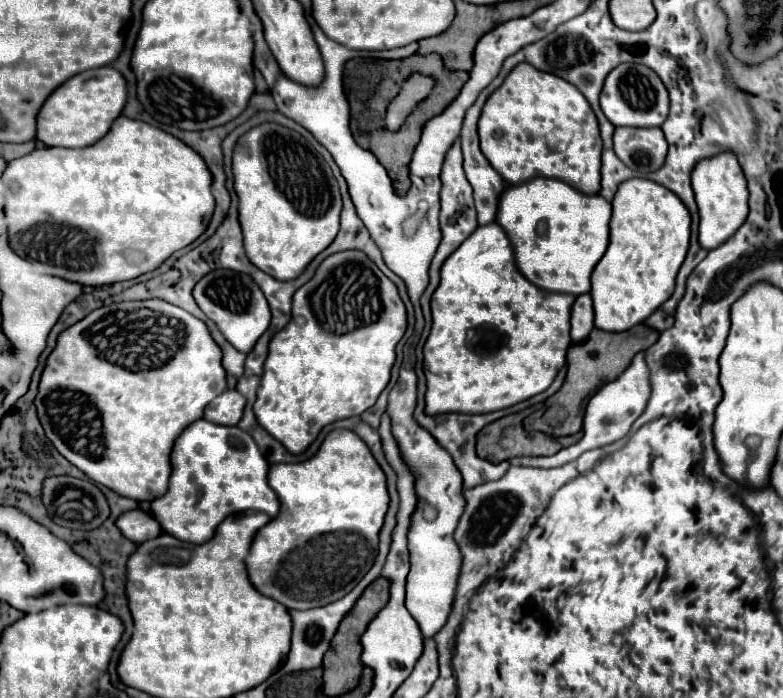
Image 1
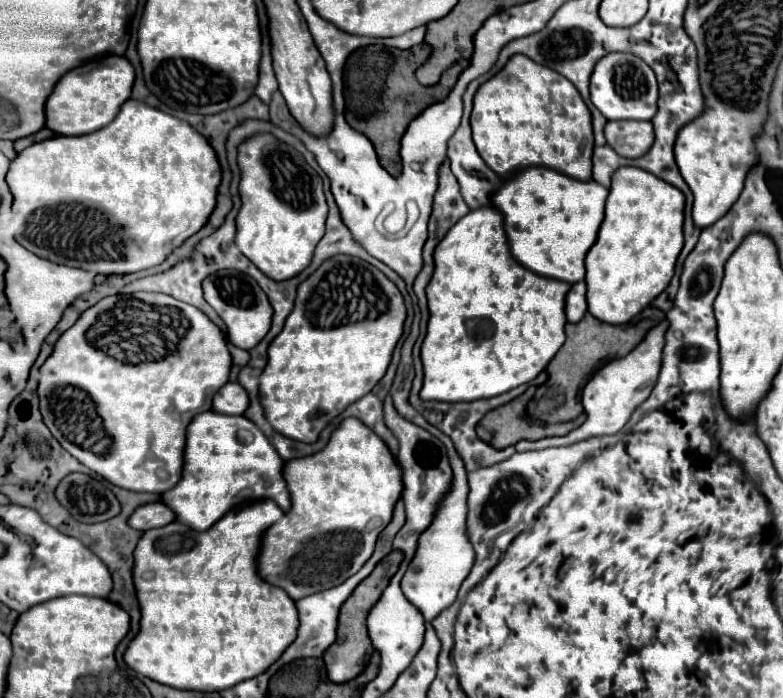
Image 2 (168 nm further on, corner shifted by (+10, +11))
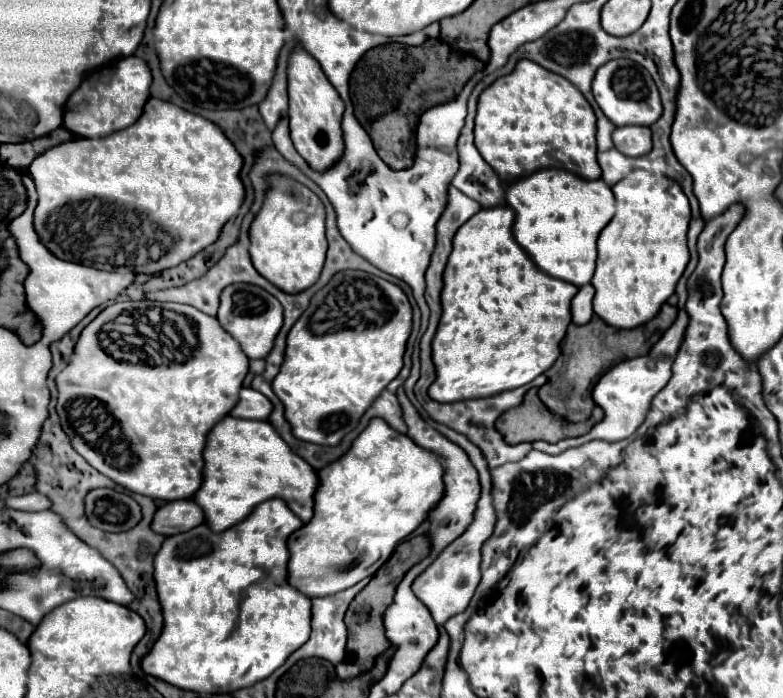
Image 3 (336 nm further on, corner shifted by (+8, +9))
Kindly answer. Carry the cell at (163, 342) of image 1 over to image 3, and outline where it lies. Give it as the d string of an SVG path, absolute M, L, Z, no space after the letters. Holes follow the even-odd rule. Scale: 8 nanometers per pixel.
M117 301L109 307L105 307L81 331L81 335L75 343L73 355L69 357L67 365L61 369L61 373L55 379L55 383L57 383L55 411L59 415L63 431L67 431L67 437L71 439L71 447L75 447L75 451L79 455L83 455L83 459L87 459L91 463L91 467L95 467L105 477L113 479L115 483L119 483L121 487L125 487L133 493L147 495L151 499L161 499L161 501L191 499L195 495L195 491L199 489L199 485L201 485L201 469L203 469L201 451L205 447L205 435L237 403L241 383L247 375L247 363L249 363L247 355L241 351L239 343L219 325L219 321L215 317L209 317L209 315L201 313L199 309L195 309L191 305L161 303L161 301Z

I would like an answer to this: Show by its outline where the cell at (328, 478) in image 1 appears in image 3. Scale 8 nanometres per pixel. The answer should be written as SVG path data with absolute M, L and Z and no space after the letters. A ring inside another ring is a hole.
M371 419L343 457L317 471L319 485L315 489L315 513L309 523L287 539L287 583L313 599L335 595L373 575L389 559L395 543L427 519L427 513L439 503L443 497L441 473L441 463L431 451L417 447L407 435L393 431L383 419Z

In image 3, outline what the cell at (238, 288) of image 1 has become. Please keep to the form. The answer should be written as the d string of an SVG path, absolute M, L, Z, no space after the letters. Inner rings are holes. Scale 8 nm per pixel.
M249 283L227 285L221 291L217 319L223 325L223 329L239 341L243 353L249 355L249 359L263 359L271 351L273 341L283 325L283 307L271 293L267 293L257 285L249 285Z

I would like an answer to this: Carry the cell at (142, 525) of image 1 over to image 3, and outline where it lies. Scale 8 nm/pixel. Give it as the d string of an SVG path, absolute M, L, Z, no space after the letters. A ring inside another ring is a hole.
M191 499L187 501L169 501L159 511L155 511L155 519L151 521L151 527L155 527L155 533L159 535L175 535L189 531L203 523L203 513L197 503Z

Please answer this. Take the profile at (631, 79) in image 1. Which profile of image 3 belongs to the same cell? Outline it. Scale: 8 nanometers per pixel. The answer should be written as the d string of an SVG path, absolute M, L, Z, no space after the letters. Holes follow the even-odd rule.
M615 59L615 61L609 61L603 67L599 67L597 79L593 79L593 95L595 95L595 101L601 107L601 111L617 127L619 125L653 125L661 117L661 111L663 111L653 77L649 75L649 71L645 67L641 67L639 63L635 63L631 59Z

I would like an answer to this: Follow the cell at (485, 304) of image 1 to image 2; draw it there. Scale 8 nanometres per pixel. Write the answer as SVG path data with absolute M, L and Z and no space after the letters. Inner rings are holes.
M481 207L469 211L435 249L435 273L427 285L431 317L421 345L425 371L421 399L449 403L489 399L535 379L565 341L565 295L569 289L569 283L537 275L515 261L499 209Z

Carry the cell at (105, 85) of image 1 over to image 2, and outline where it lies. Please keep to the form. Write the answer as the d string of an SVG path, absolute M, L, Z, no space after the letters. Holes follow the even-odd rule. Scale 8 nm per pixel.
M117 55L89 61L87 65L69 71L57 83L57 89L51 93L45 105L47 127L59 135L87 135L97 129L103 129L117 117L121 105L131 97L133 81L133 65L125 57Z

